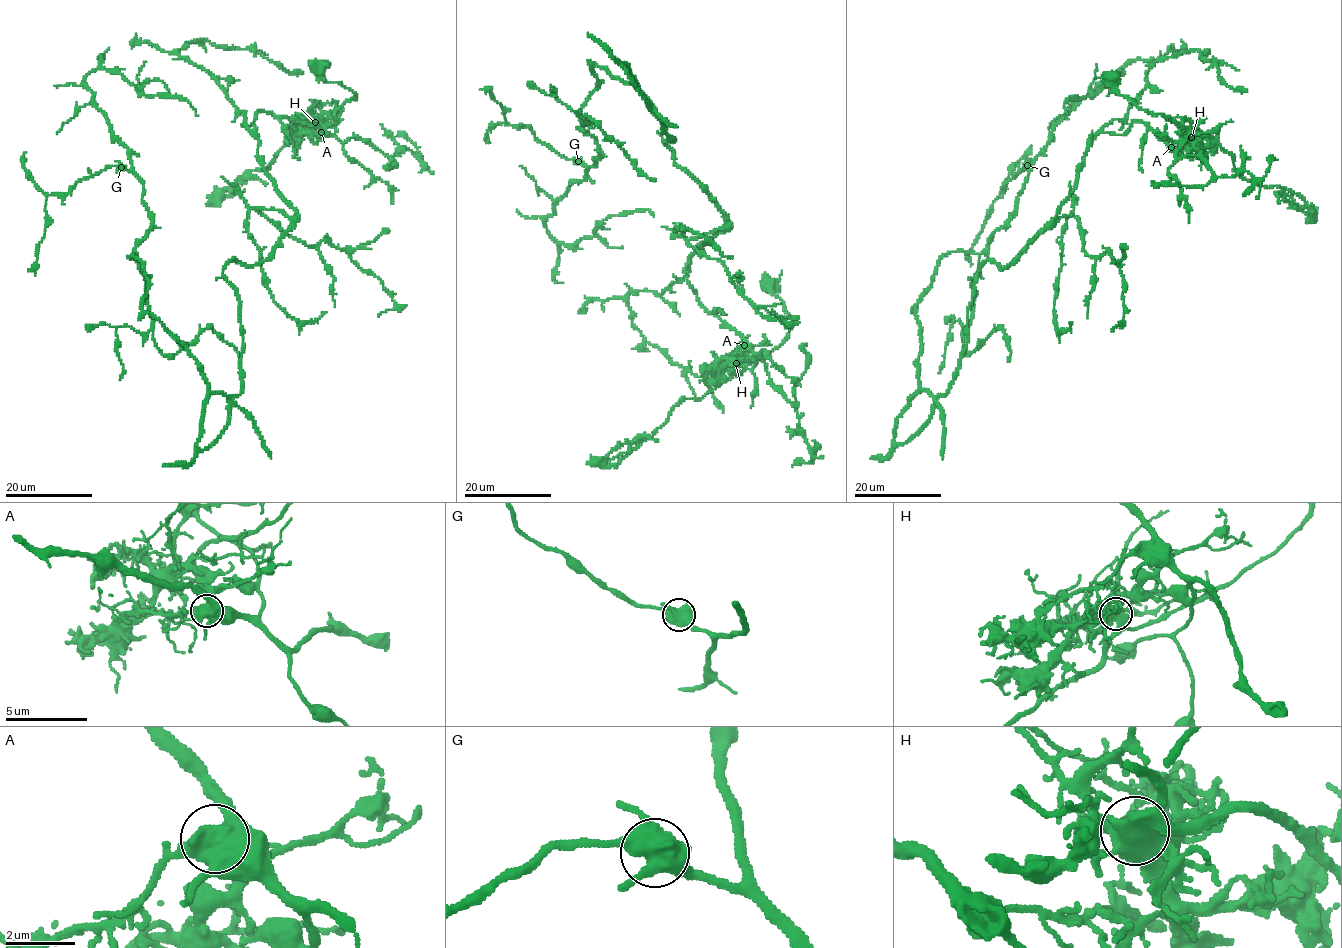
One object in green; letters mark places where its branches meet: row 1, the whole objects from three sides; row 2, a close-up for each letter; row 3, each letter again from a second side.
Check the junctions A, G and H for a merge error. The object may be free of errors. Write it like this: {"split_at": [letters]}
{"split_at": ["A"]}

